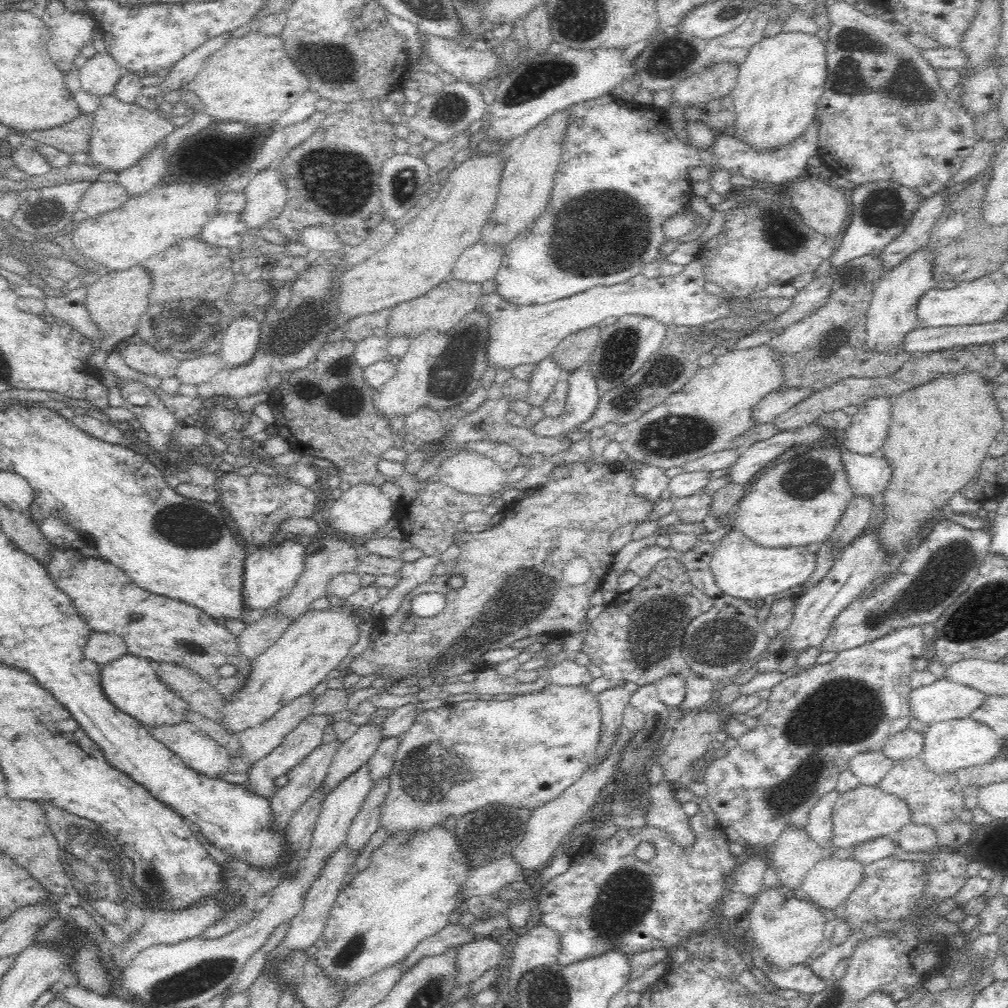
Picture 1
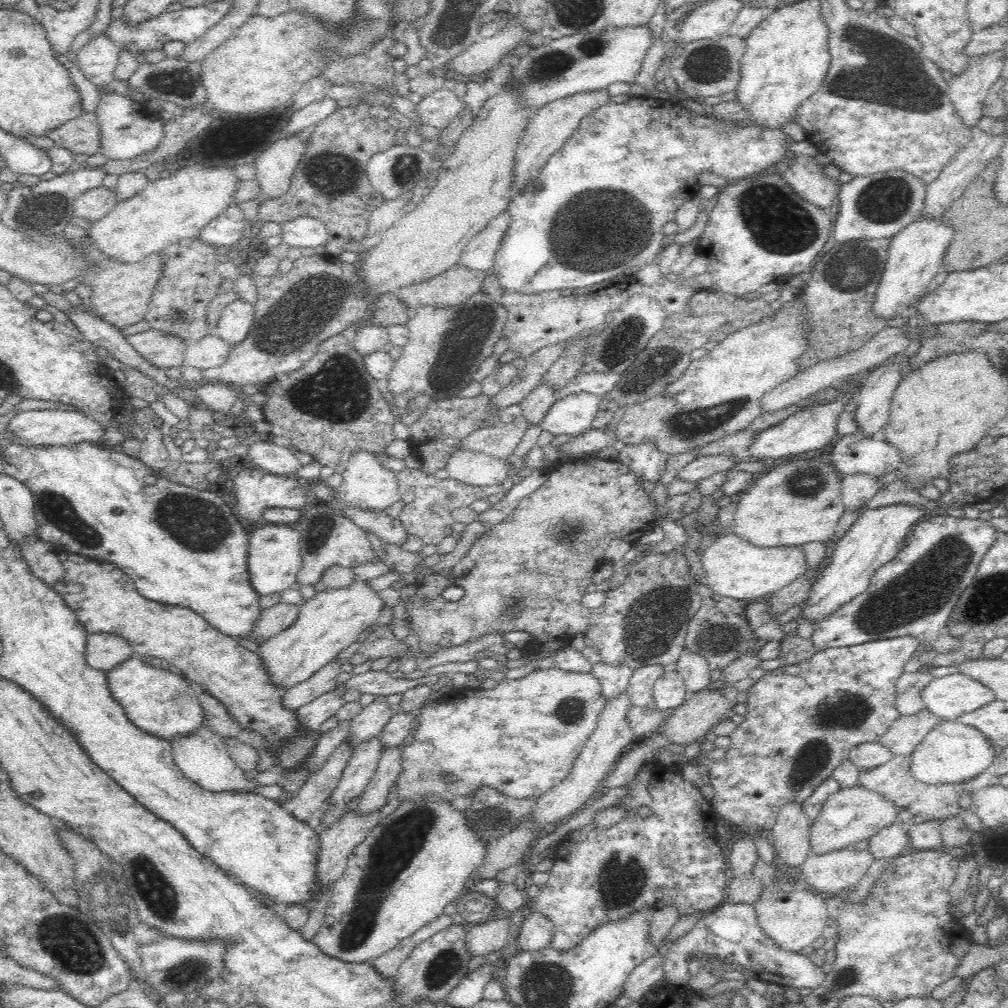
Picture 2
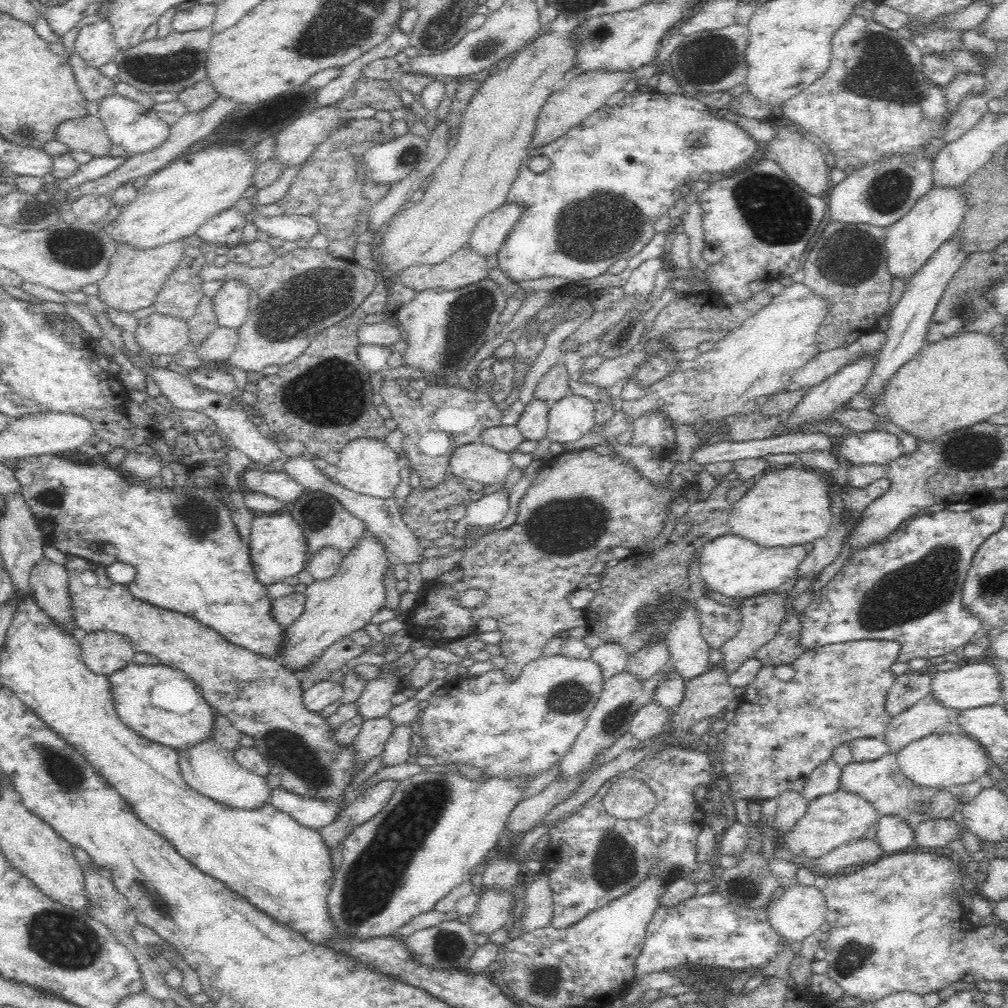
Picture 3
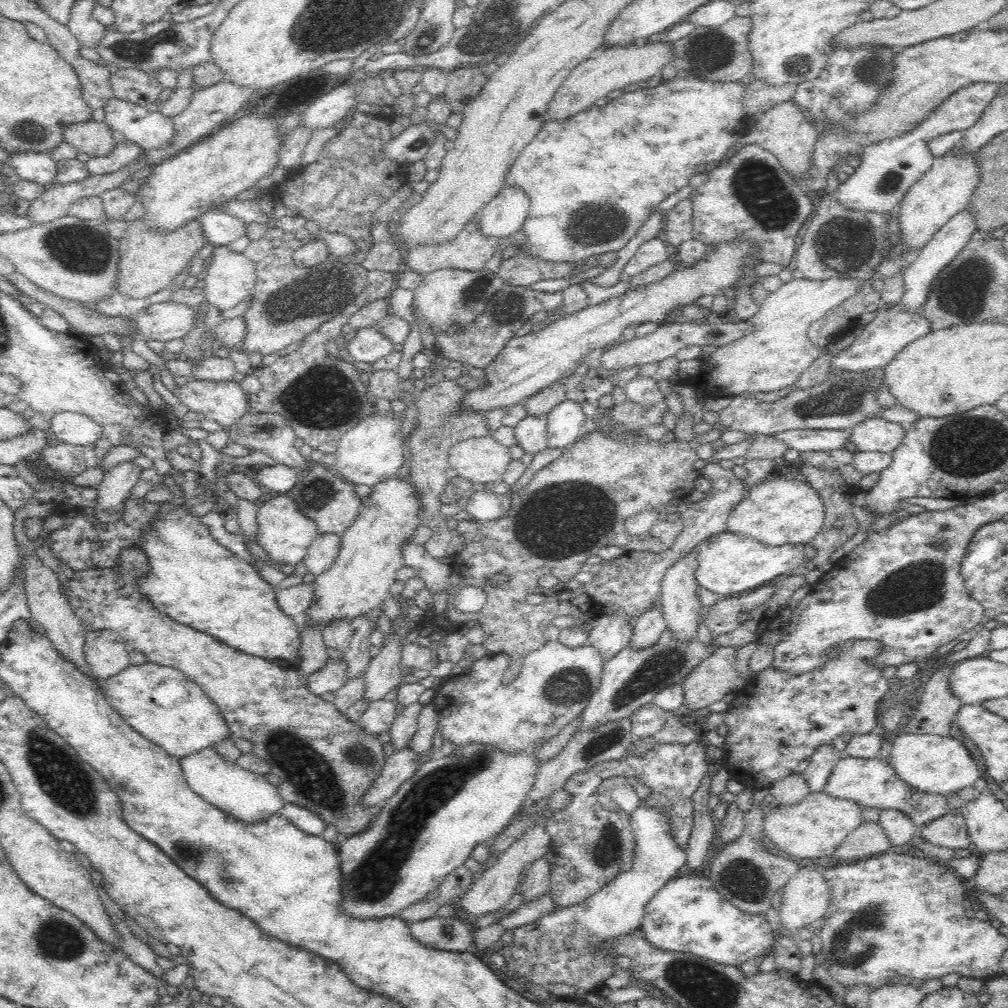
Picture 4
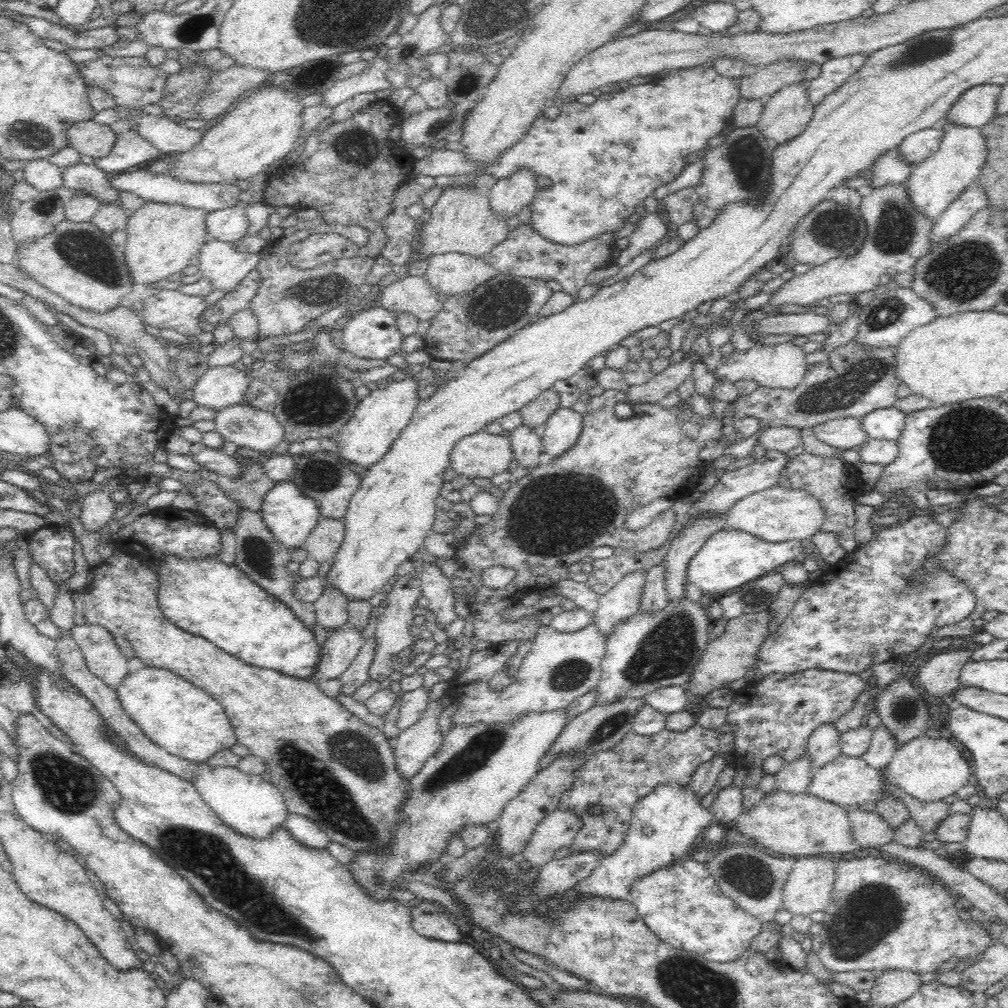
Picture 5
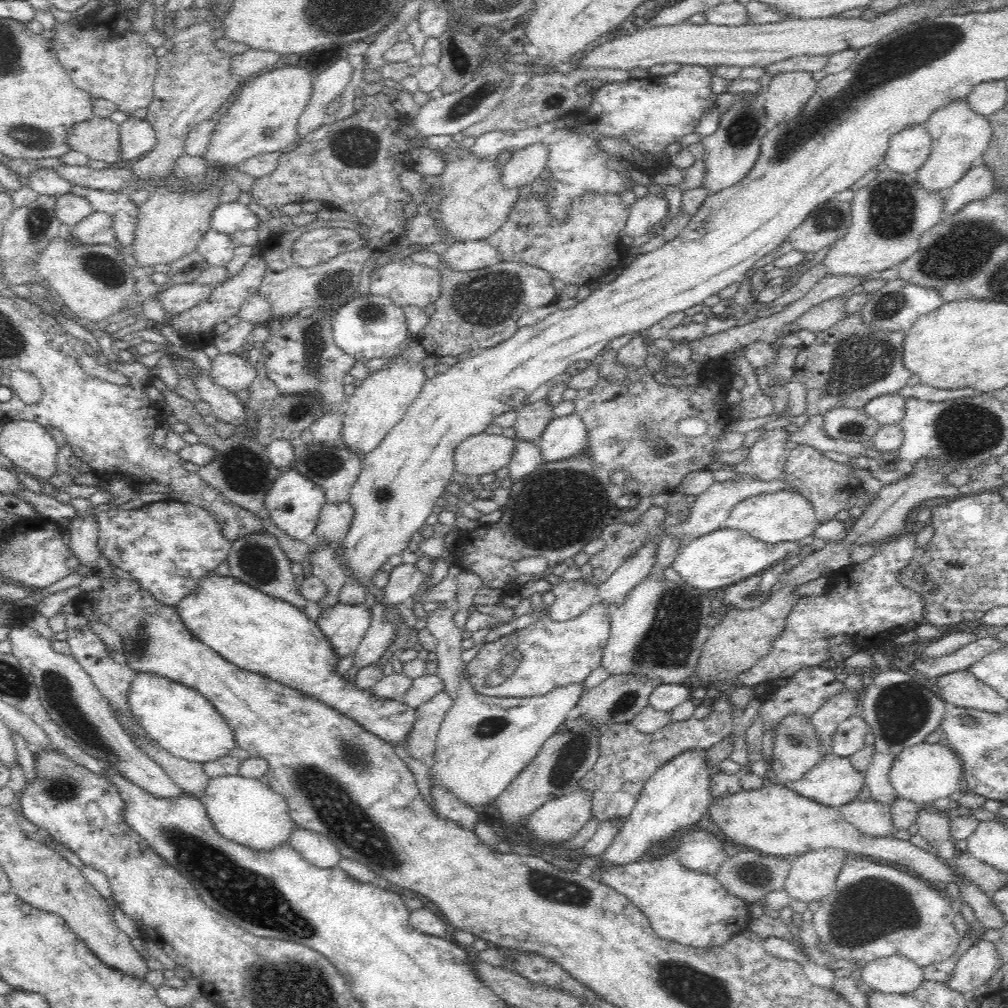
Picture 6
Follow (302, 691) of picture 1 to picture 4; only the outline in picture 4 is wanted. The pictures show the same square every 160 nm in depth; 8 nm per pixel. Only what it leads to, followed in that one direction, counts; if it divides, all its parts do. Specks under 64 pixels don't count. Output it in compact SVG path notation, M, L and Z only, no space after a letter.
M395 477L376 486L373 490L374 494L370 496L370 500L364 506L360 506L356 522L344 532L334 564L311 583L314 587L315 598L308 608L306 622L299 628L299 632L306 627L318 627L321 632L322 629L326 629L329 624L336 621L348 621L349 623L356 617L366 616L376 608L385 607L391 601L390 586L397 580L398 569L404 566L400 550L409 539L414 538L415 528L420 526L419 498L416 497L412 483L407 480L398 480Z

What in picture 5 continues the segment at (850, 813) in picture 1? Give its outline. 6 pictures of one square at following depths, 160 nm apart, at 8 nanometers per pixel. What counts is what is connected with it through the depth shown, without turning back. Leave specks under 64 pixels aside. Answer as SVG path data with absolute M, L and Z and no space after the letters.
M774 790L772 793L766 794L756 808L753 808L749 813L743 811L737 818L731 836L739 841L743 841L747 837L753 838L762 846L770 848L772 852L784 854L786 858L817 857L820 854L836 854L836 852L846 854L846 852L856 850L854 841L852 841L851 822L846 807L818 798L810 792L790 794Z

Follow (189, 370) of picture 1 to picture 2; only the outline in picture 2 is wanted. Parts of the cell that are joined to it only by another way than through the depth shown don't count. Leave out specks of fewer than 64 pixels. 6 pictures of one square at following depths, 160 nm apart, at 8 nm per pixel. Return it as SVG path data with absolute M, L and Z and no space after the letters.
M216 333L204 337L202 340L188 343L185 348L184 358L181 365L204 371L222 366L228 358L230 347Z

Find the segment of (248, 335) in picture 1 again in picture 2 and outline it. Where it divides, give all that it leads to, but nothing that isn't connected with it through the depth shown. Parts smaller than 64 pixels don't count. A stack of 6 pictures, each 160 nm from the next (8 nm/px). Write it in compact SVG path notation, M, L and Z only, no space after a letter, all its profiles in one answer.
M246 300L232 301L221 312L217 328L213 332L228 343L232 350L238 346L252 330L255 317L255 305Z

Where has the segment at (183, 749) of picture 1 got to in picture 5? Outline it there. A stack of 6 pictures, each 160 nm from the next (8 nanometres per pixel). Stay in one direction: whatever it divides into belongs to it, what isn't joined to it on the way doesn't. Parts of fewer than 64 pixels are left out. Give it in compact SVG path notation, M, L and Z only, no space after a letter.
M207 760L198 762L196 776L191 782L220 820L238 834L250 838L266 838L276 828L283 826L288 816L283 794L267 777L246 774L238 770L237 766L212 766Z

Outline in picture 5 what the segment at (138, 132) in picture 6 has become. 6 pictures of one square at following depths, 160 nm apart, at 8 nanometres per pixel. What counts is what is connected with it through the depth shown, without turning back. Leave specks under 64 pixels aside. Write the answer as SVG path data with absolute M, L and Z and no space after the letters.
M134 130L118 135L110 154L94 159L94 165L109 177L126 173L161 159L162 153Z

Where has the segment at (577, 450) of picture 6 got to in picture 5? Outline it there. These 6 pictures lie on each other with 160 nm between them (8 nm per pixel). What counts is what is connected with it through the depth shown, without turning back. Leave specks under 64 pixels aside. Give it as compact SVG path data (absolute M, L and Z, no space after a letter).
M560 407L551 414L540 430L544 454L539 457L539 463L548 463L570 449L578 440L582 427L583 417L572 407Z

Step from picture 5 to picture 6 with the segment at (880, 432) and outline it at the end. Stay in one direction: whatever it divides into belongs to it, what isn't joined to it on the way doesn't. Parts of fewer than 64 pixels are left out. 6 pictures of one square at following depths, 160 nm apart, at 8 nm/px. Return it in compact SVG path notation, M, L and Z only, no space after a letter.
M898 393L879 396L871 400L863 411L867 417L874 419L879 427L900 425L905 417L905 402Z

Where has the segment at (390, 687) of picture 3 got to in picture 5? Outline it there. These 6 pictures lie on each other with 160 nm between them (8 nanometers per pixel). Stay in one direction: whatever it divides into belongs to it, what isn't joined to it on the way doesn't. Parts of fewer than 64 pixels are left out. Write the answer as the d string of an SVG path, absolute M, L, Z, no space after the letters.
M416 574L399 577L391 590L386 600L388 607L377 617L374 637L376 648L371 667L369 668L369 680L378 681L378 683L387 678L393 679L398 676L397 659L399 656L407 653L413 645L414 637L410 635L410 627L415 617L414 609L417 601L423 596L420 579Z

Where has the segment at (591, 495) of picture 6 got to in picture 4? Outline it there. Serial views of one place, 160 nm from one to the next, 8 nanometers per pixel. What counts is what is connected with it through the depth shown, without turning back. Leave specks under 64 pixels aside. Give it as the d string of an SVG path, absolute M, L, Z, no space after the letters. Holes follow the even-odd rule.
M712 428L712 430L705 435L697 436L691 443L686 443L684 441L680 441L679 439L674 439L670 443L660 444L658 442L648 441L644 439L644 437L629 435L628 433L622 434L623 440L625 441L616 441L616 439L612 439L610 437L606 437L602 431L598 431L594 433L587 433L581 439L576 441L573 445L570 445L565 449L563 454L552 463L548 464L546 467L542 468L540 471L536 472L536 474L532 477L532 480L528 483L527 486L524 486L521 490L516 492L512 496L512 507L506 516L502 516L499 520L494 522L488 522L488 524L480 524L474 522L459 522L453 524L453 530L456 530L457 533L464 539L464 548L453 556L454 564L460 564L460 570L462 572L461 575L461 583L459 587L463 586L479 586L483 588L488 595L488 602L486 602L486 606L484 606L483 610L480 610L478 614L465 614L464 612L459 612L454 607L454 598L457 594L457 589L453 589L449 594L447 599L447 606L445 609L445 614L442 615L444 619L448 619L450 624L452 624L453 631L460 629L463 626L466 626L467 622L480 622L481 629L486 633L486 640L483 642L484 648L486 648L487 652L490 655L506 655L508 657L508 668L505 669L503 673L503 682L504 684L511 683L521 671L521 665L523 664L523 660L528 656L531 652L538 650L541 646L546 644L545 637L543 636L543 630L552 624L552 620L559 616L571 616L576 620L576 622L583 622L583 618L586 615L586 608L579 608L570 604L569 601L560 601L555 600L554 602L545 602L538 605L530 604L527 600L527 597L534 595L544 595L546 597L556 597L563 591L566 591L566 583L569 580L572 580L578 572L582 570L586 570L587 560L593 554L598 554L600 548L604 548L604 546L612 545L612 546L620 546L626 553L629 551L644 551L650 553L660 553L664 552L668 547L672 546L672 542L674 543L676 538L678 537L678 532L674 532L674 530L668 530L668 528L650 528L650 531L643 537L636 537L630 535L628 533L628 529L626 529L626 520L630 520L630 518L634 518L634 516L638 516L641 512L654 510L656 514L661 512L665 512L666 508L670 506L670 502L676 498L686 498L692 490L695 490L696 480L699 476L698 472L696 472L693 468L694 462L699 460L697 456L697 450L700 448L702 444L705 442L714 442L714 440L718 440L721 434L718 431L718 428ZM652 532L652 536L650 534ZM545 574L552 574L552 576L556 576L557 583L550 589L545 589L544 587L540 587L538 582L542 576ZM502 575L504 580L497 581L495 584L491 582L494 580L494 576Z

